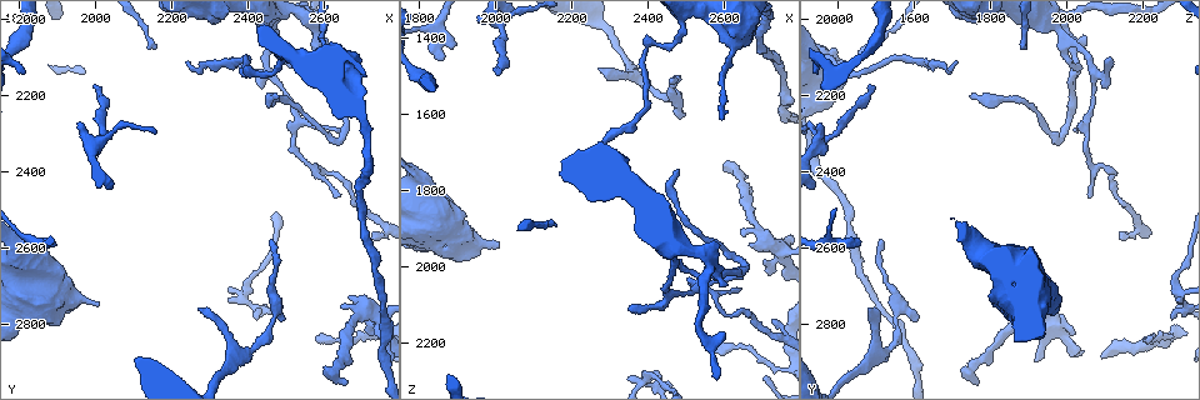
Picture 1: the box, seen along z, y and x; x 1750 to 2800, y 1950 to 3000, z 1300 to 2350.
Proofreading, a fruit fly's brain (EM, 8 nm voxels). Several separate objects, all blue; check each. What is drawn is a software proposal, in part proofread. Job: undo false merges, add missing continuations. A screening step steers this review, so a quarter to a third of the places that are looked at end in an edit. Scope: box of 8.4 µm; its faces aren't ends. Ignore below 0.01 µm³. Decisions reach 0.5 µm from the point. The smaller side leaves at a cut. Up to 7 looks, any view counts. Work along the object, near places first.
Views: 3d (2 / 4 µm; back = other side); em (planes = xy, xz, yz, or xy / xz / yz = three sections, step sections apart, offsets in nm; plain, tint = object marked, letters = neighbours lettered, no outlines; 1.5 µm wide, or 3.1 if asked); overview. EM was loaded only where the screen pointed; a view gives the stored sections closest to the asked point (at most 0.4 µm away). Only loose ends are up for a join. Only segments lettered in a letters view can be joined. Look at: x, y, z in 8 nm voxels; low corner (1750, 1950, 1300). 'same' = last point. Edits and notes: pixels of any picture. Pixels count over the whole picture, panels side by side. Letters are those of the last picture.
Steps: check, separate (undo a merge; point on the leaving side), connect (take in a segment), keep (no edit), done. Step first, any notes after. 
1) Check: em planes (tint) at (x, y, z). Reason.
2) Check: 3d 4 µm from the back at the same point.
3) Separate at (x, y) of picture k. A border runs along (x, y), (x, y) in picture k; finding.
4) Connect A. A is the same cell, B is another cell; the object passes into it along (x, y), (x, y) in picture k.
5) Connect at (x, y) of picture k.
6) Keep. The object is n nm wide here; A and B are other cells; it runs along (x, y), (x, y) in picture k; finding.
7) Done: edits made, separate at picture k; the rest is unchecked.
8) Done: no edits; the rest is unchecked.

Check: 3d 2 µm at (2010, 2755, 1945). An open end.

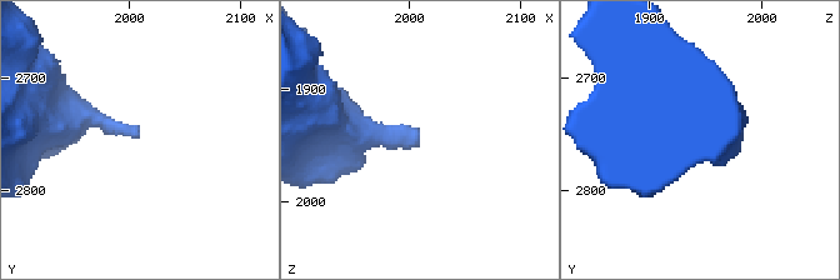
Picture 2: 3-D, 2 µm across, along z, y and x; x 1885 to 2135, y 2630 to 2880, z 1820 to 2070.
Check: em planes (letters) at (2010, 2752, 1944). Shape alone is not enough.

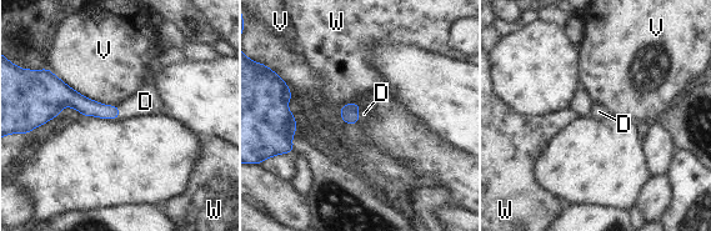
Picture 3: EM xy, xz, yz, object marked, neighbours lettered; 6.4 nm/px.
Connect D. The longest contact is with V, 460 nm; D is the same cell, V and W are other cells; it goes on there.

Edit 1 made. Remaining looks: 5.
Check: 3d 4 µm at (2005, 2175, 1485). Tapers out.

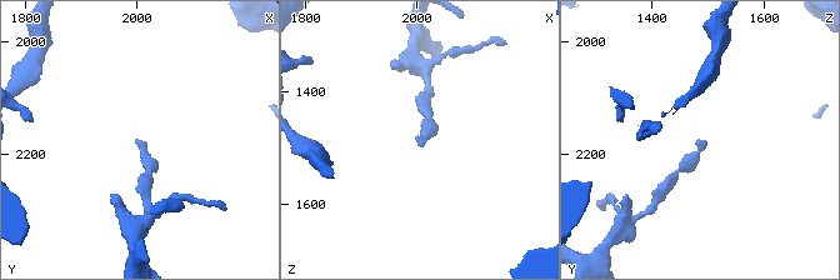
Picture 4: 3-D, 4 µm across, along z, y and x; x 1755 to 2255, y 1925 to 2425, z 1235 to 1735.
Check: em planes (letters) at (1995, 2170, 1485).

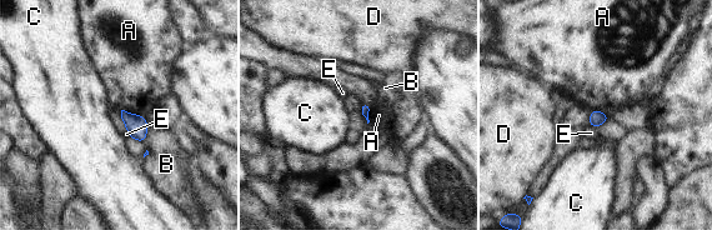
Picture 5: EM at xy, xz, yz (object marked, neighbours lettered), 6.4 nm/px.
Keep. A, B, C, D and E are other cells; a border runs along (121, 109), (144, 116) in picture 5; none of them fits.

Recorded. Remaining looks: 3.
Check: 3d 2 µm at (2410, 2140, 1415).

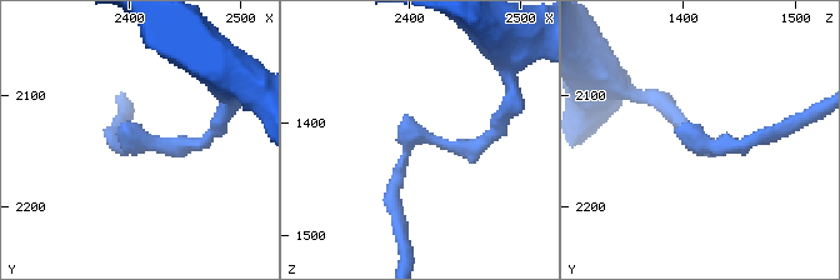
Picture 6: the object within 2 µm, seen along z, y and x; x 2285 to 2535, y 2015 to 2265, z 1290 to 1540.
Check: em planes (letters) at (2406, 2144, 1412). Shape alone is not enough.

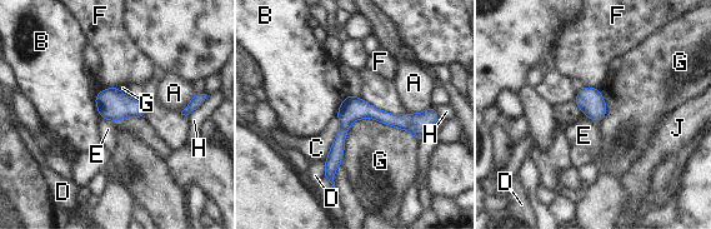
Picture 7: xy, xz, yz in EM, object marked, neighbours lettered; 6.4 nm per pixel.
Keep. The longest contact is with G, 550 nm; A, B, C, D, E, F, G, H and J are other cells; one neuron here.

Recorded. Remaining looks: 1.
Done: edits made, connect at picture 3; the rest is unchecked.

